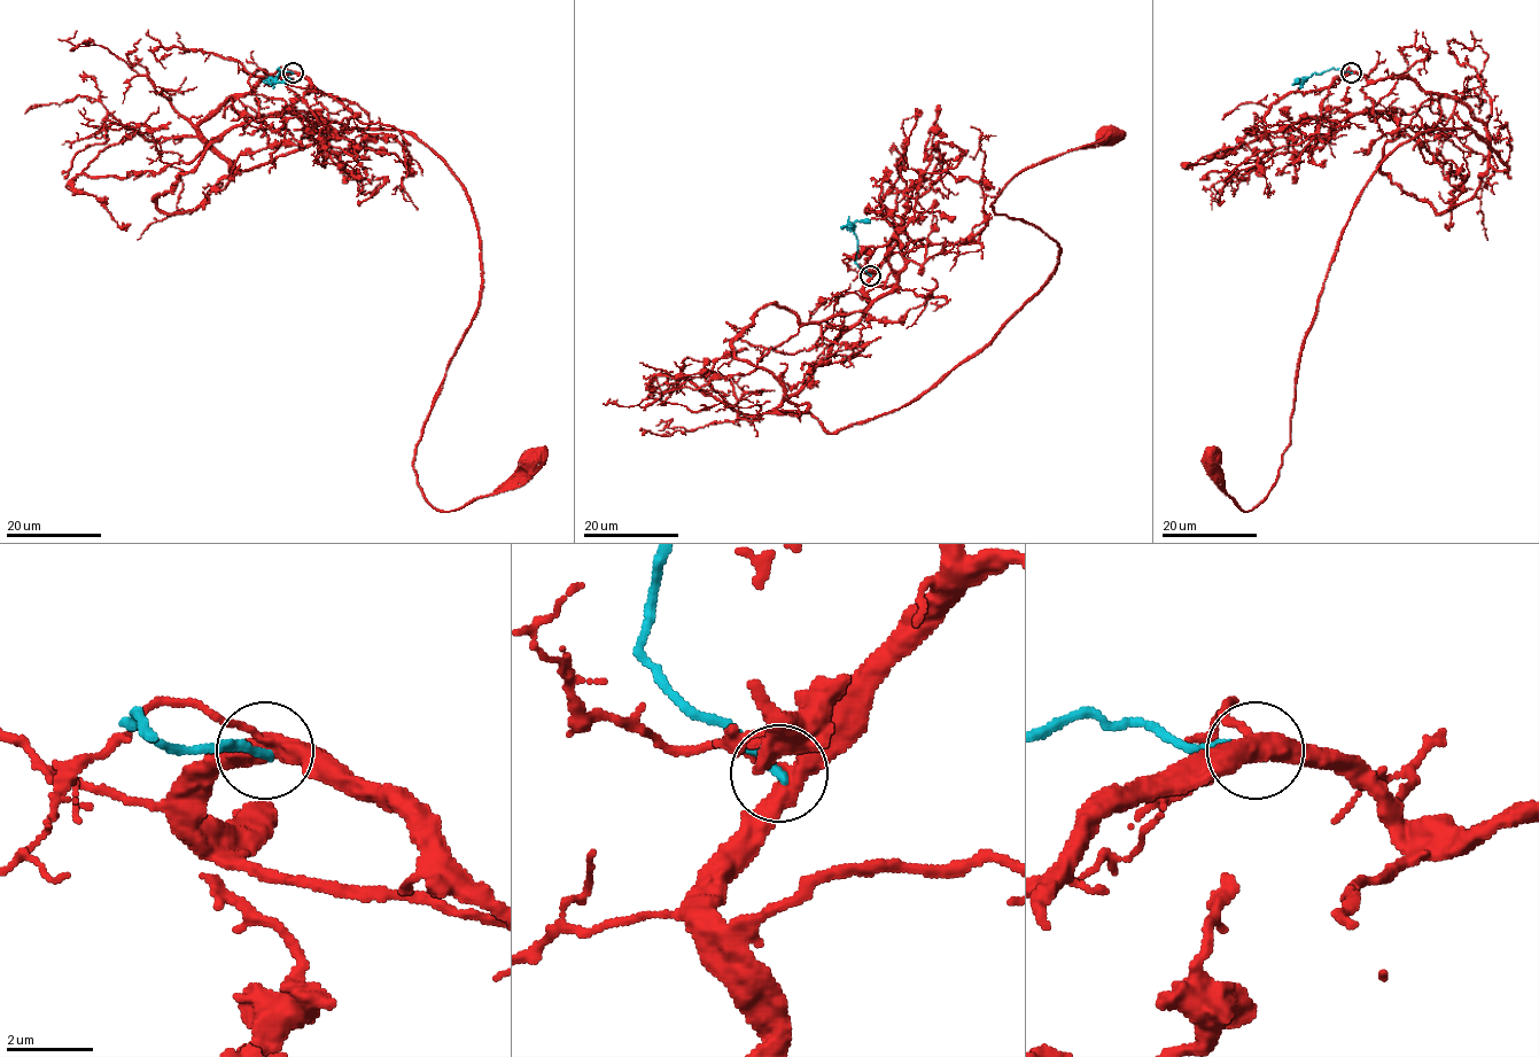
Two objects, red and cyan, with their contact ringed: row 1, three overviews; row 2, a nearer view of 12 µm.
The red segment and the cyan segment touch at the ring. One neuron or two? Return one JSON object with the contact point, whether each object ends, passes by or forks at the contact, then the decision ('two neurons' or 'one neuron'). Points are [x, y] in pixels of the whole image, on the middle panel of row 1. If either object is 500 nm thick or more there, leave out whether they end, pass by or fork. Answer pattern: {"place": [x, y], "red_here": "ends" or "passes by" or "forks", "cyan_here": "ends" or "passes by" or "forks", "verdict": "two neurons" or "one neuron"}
{"place": [870, 276], "red_here": "forks", "cyan_here": "ends", "verdict": "two neurons"}

